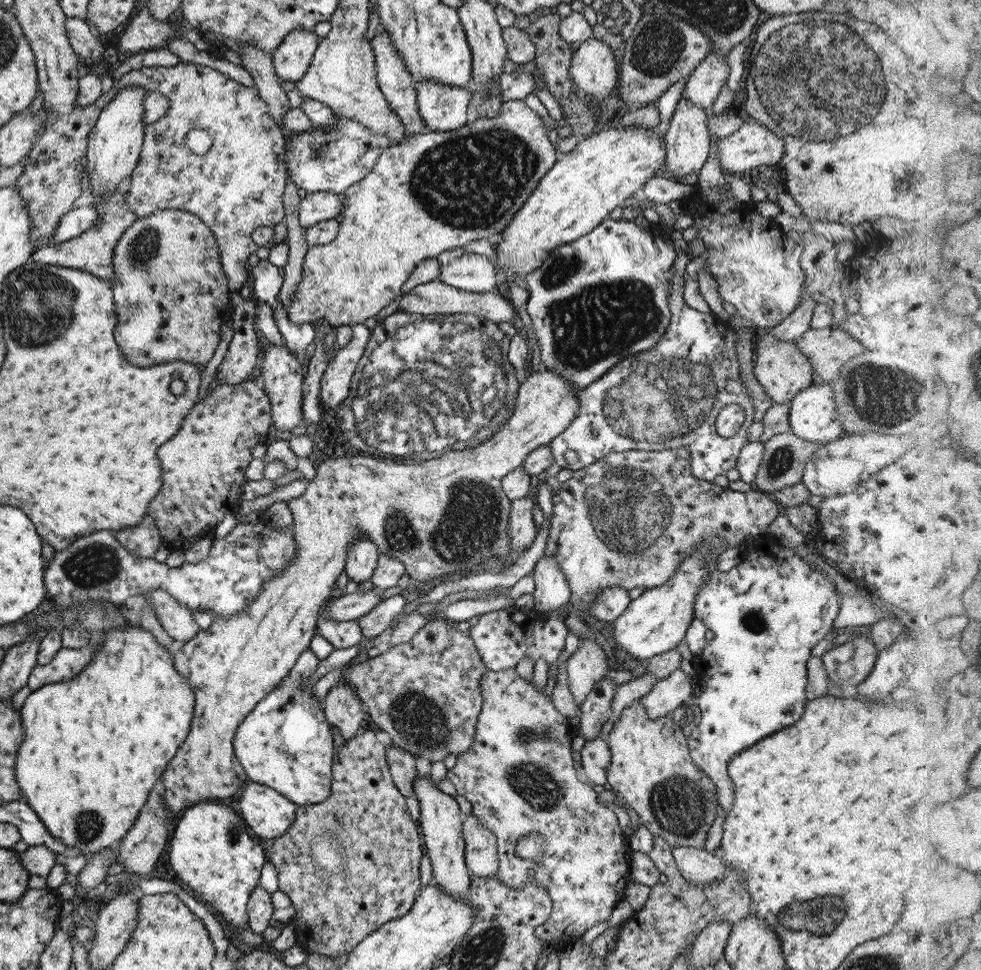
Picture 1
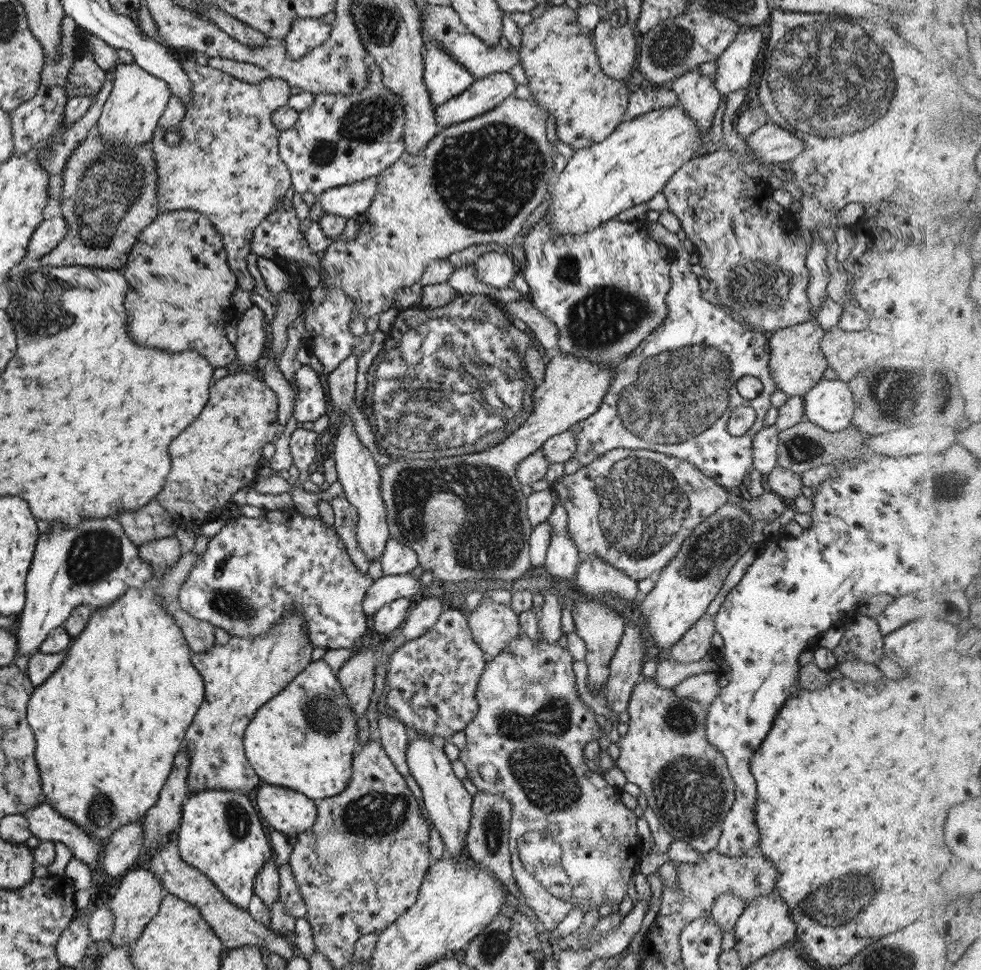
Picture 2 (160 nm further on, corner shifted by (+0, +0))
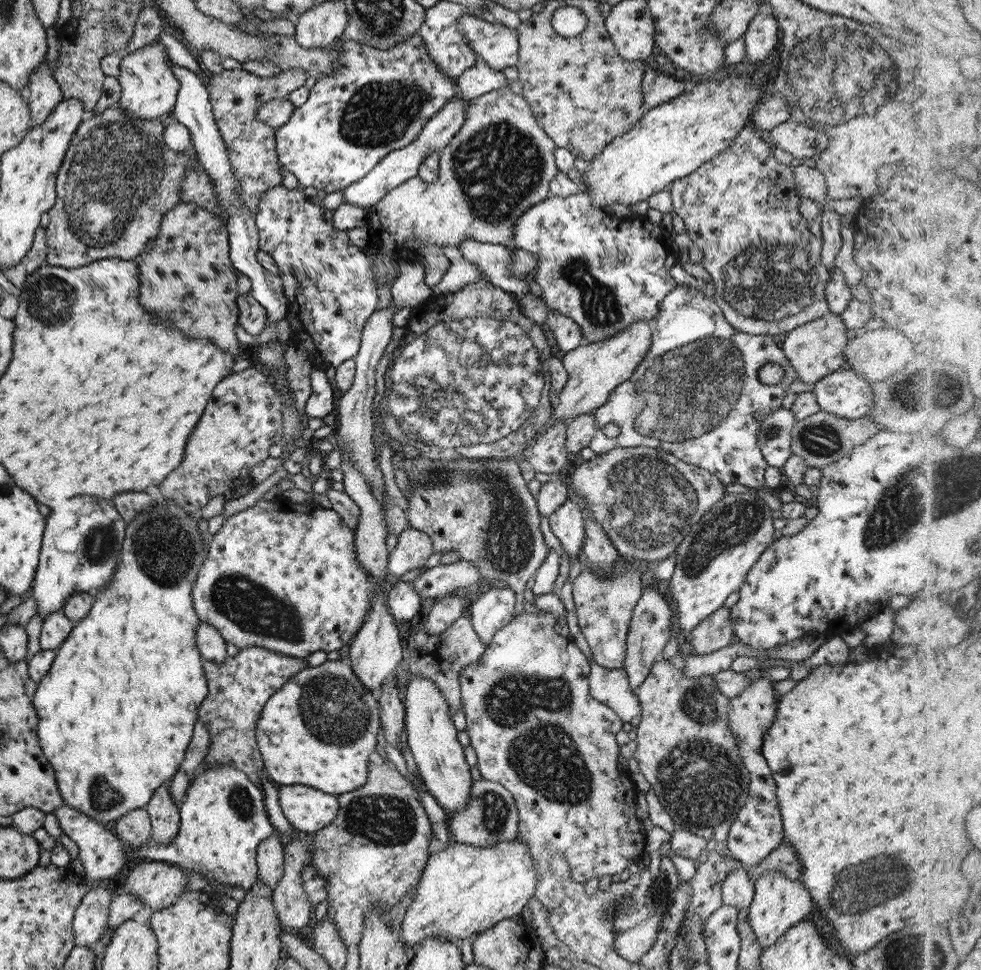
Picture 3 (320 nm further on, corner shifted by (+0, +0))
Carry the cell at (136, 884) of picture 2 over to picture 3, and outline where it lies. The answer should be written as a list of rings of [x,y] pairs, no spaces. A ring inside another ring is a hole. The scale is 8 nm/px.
[[[139,861],[124,881],[123,891],[131,894],[151,912],[161,910],[185,892],[188,874],[175,865],[159,861]]]

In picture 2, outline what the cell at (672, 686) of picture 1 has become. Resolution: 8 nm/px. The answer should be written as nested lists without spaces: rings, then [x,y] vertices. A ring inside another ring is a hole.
[[[721,673],[690,674],[677,682],[671,690],[679,698],[690,698],[703,705],[709,704],[720,693],[721,687],[717,685]]]

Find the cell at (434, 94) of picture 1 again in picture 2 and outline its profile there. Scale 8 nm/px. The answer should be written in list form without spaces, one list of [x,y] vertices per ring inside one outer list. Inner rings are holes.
[[[427,41],[423,46],[423,68],[422,79],[426,86],[430,100],[433,101],[435,108],[437,105],[443,104],[449,98],[461,94],[475,79],[467,72],[459,63],[452,60],[452,56],[448,55],[435,41]]]

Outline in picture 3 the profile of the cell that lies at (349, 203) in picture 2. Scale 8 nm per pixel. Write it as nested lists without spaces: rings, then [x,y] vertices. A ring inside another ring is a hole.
[[[452,98],[443,108],[439,108],[431,115],[423,125],[419,134],[411,144],[398,148],[386,154],[361,180],[353,182],[341,190],[344,202],[363,208],[371,208],[384,194],[392,188],[399,186],[402,182],[413,178],[419,170],[422,160],[430,152],[439,152],[447,143],[453,139],[454,134],[461,128],[466,115],[466,106],[469,100]]]

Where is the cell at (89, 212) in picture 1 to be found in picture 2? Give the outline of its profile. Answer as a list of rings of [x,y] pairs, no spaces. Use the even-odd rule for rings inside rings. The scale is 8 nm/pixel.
[[[62,216],[43,219],[33,231],[24,256],[24,260],[35,260],[47,254],[64,237],[66,224]]]

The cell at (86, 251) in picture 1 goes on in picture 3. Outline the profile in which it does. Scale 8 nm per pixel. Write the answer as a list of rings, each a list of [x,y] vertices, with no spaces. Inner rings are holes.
[[[113,103],[100,113],[85,115],[77,125],[67,147],[55,181],[56,201],[46,212],[49,223],[45,226],[46,259],[44,264],[79,268],[94,260],[136,260],[143,255],[148,240],[157,236],[161,217],[166,210],[180,202],[181,181],[184,172],[196,164],[192,146],[175,152],[163,144],[163,129],[159,118],[151,120],[128,117]]]

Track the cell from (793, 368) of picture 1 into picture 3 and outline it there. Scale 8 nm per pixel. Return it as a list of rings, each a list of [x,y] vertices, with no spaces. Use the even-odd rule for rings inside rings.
[[[827,312],[815,320],[803,321],[799,326],[792,328],[778,338],[777,345],[781,354],[787,358],[787,364],[791,364],[791,368],[795,371],[795,378],[805,385],[810,385],[838,371],[845,364],[843,358],[843,349],[847,343],[845,332],[846,326],[840,315]]]

